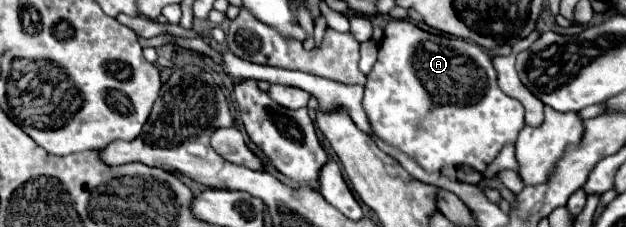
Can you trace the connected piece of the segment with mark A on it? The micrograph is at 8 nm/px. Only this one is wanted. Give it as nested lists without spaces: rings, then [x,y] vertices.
[[[392,20],[384,28],[378,60],[364,90],[364,110],[374,134],[414,158],[426,172],[440,172],[446,164],[466,164],[484,172],[502,146],[516,142],[518,132],[524,128],[524,108],[498,88],[492,58],[484,48],[462,38],[424,32],[408,20]]]

